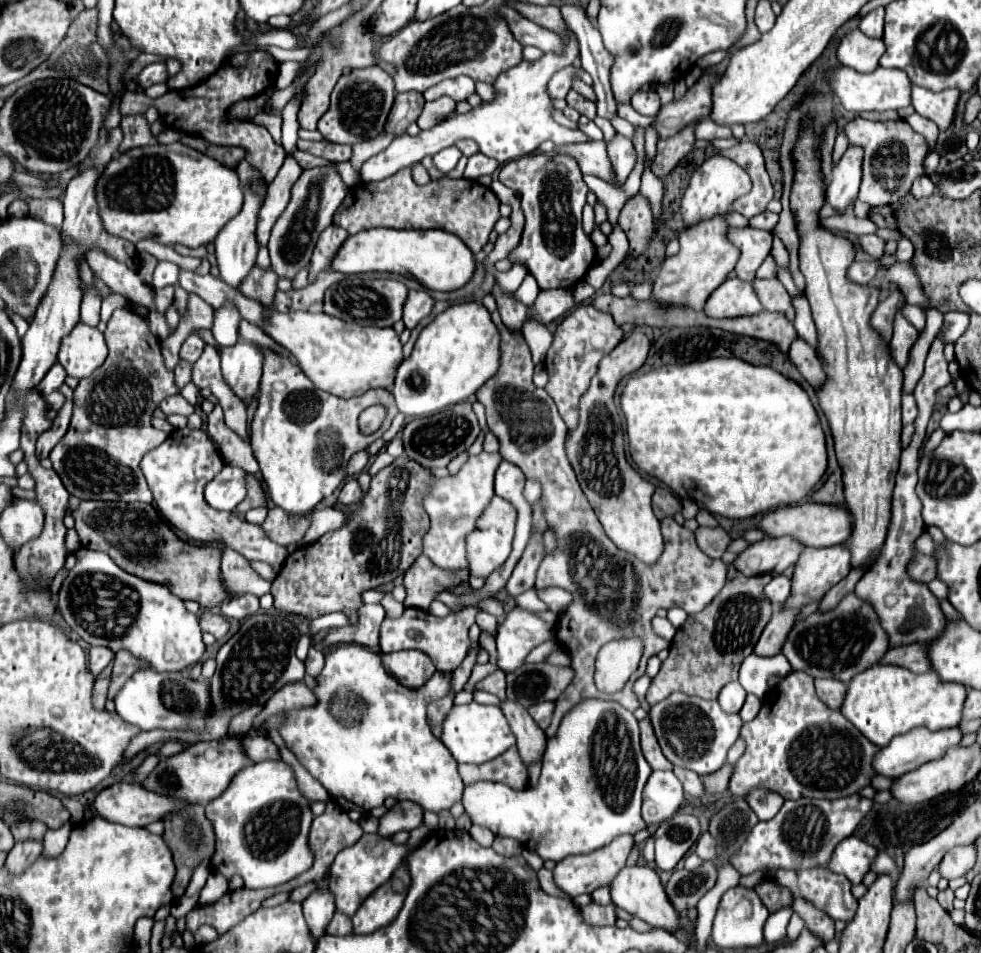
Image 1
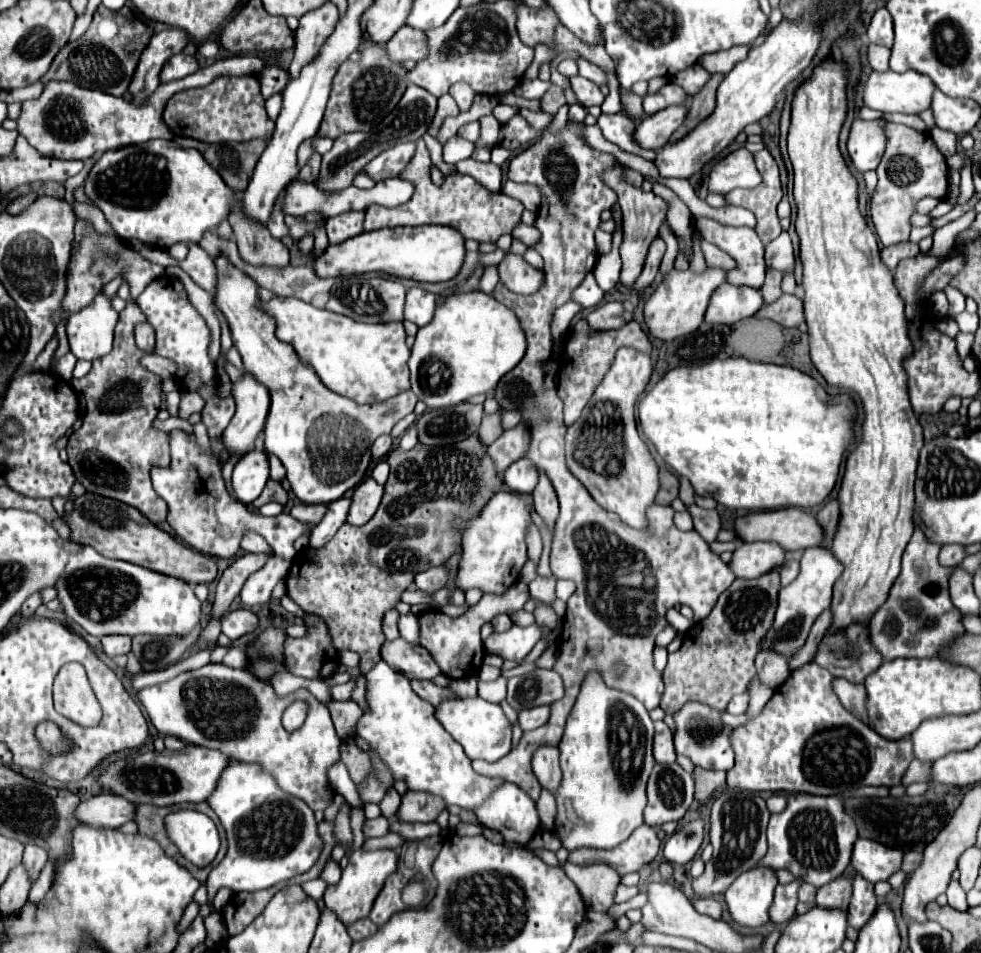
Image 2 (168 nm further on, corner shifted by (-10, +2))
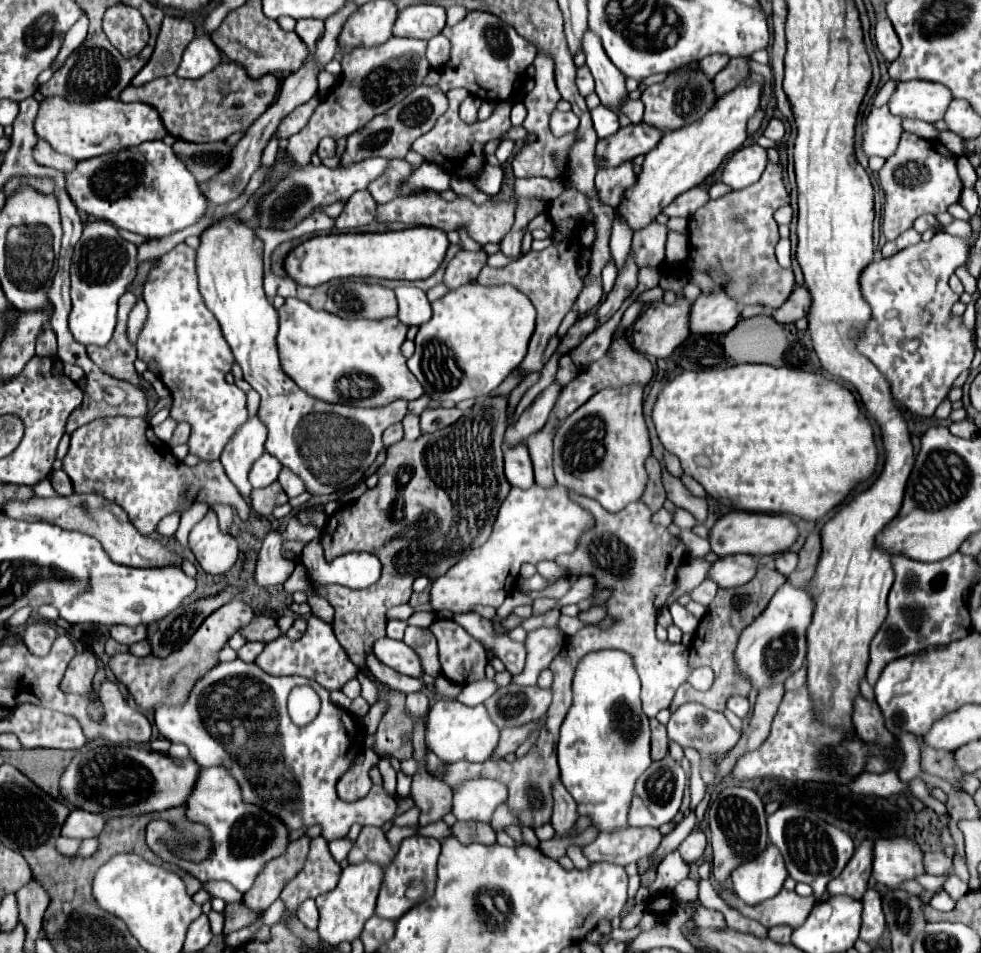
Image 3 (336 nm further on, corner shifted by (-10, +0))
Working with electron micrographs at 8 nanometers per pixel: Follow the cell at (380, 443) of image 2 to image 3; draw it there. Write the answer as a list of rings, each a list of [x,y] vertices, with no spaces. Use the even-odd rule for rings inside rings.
[[[395,424],[395,426],[391,426],[391,428],[387,428],[383,432],[383,444],[385,444],[385,448],[389,448],[395,442],[399,442],[401,438],[403,438],[403,426],[401,424]]]

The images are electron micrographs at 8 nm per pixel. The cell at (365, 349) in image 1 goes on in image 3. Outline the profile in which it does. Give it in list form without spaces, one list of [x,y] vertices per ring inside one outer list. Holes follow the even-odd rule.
[[[287,298],[285,304],[279,308],[279,358],[281,366],[287,376],[307,394],[325,400],[337,402],[347,406],[361,406],[361,408],[375,408],[385,406],[397,398],[417,400],[423,396],[421,384],[407,368],[407,358],[401,354],[401,344],[405,342],[407,326],[399,322],[399,318],[391,320],[343,320],[335,314],[325,310],[317,312],[309,304],[297,298]]]

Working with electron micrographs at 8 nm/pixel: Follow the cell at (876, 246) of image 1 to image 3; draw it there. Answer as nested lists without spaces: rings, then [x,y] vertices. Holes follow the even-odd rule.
[[[903,132],[895,154],[885,160],[879,170],[879,184],[885,192],[881,230],[887,240],[895,240],[899,234],[913,228],[915,218],[921,214],[945,212],[949,204],[959,200],[963,190],[957,176],[955,156],[941,142],[923,140],[911,132]]]

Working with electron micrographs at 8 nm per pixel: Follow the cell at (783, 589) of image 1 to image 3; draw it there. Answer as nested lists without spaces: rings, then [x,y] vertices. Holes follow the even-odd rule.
[[[785,552],[785,554],[781,554],[781,556],[775,560],[775,566],[777,566],[777,570],[779,570],[785,578],[789,578],[789,576],[795,572],[797,562],[799,562],[799,558],[797,558],[795,552]]]

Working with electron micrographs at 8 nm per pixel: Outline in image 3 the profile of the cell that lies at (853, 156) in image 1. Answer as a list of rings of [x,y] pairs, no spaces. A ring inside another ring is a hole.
[[[887,106],[871,110],[865,120],[865,130],[861,138],[863,154],[867,158],[889,158],[899,144],[901,132],[901,120],[897,116],[891,116],[891,112],[887,112]]]

